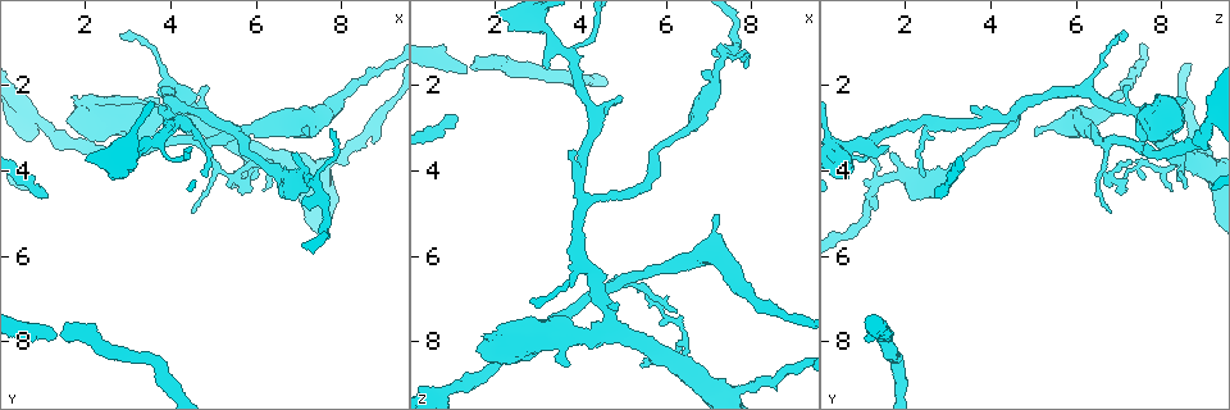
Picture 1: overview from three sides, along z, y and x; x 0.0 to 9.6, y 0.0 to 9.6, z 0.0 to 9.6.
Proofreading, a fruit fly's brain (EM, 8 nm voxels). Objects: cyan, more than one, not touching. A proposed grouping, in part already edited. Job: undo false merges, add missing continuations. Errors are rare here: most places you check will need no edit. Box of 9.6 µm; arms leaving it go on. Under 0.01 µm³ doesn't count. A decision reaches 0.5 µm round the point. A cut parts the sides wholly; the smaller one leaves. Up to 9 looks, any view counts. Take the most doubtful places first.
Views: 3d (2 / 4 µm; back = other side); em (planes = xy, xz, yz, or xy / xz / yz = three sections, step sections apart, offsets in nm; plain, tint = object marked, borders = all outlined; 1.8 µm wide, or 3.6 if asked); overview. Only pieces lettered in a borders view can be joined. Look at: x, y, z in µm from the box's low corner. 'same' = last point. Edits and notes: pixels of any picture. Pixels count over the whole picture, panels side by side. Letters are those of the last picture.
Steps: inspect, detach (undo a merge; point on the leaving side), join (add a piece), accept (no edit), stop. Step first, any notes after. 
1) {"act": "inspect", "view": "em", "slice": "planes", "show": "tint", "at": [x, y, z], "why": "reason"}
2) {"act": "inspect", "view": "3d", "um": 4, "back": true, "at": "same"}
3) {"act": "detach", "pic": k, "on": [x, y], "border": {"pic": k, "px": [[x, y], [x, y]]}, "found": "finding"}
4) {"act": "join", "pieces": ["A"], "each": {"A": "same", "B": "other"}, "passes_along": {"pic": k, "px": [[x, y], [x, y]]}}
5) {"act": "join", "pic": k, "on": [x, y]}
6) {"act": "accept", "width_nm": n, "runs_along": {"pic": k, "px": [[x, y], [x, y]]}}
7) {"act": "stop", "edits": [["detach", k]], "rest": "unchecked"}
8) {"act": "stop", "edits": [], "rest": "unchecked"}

{"act": "inspect", "view": "em", "slice": "planes", "show": "borders", "at": [1.00, 4.65, 2.65], "why": "end of a long branch"}

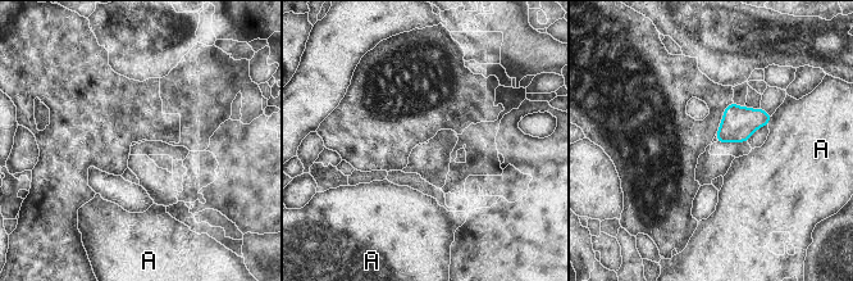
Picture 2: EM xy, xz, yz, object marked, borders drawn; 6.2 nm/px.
{"act": "accept", "each": {"A": "other"}, "border": {"pic": 2, "px": [[772, 116], [767, 125]]}, "found": "no lettered piece goes on from it"}

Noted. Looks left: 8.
{"act": "inspect", "view": "3d", "um": 4, "at": [3.85, 2.50, 3.50], "why": "free end"}

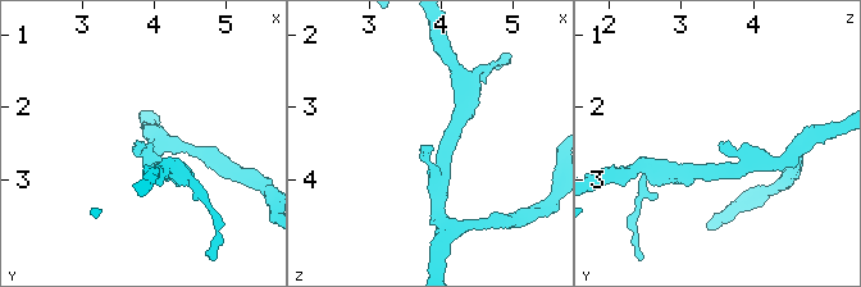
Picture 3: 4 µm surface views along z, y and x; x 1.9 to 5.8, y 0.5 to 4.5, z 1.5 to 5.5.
{"act": "inspect", "view": "em", "slice": "planes", "show": "borders", "at": [3.85, 2.45, 3.55], "why": "shape alone is not enough"}

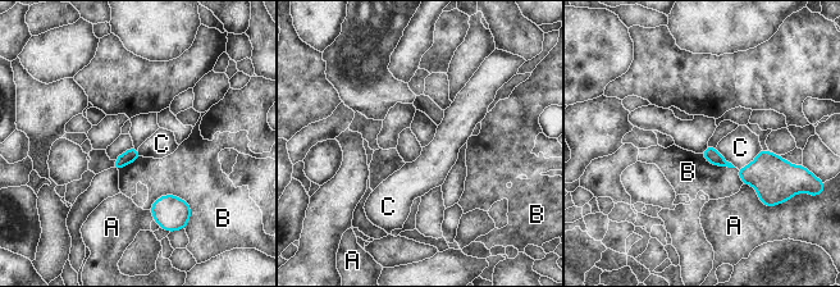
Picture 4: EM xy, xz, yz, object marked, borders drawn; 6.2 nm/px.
{"act": "accept", "each": {"A": "other", "B": "other", "C": "other"}, "found": "none of them fits"}

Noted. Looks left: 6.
{"act": "inspect", "view": "em", "slice": "yz", "step": 4, "show": "borders", "at": [4.45, 5.05, 6.75], "why": "free end"}

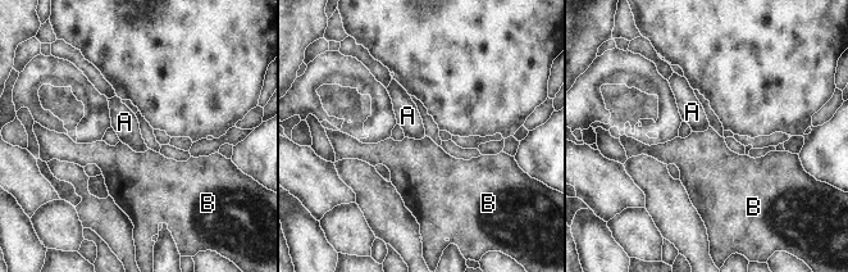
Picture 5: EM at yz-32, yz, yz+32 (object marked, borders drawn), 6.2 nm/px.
{"act": "inspect", "view": "em", "slice": "planes", "show": "borders", "at": "same", "why": "another direction"}

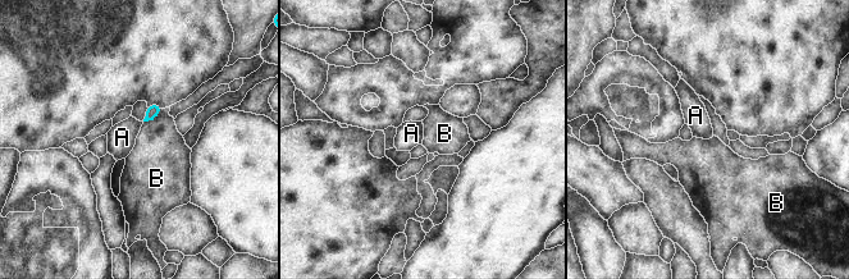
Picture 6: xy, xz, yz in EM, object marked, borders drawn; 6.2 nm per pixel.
{"act": "accept", "each": {"A": "other", "B": "other"}, "border": {"pic": 6, "px": [[161, 109], [153, 119], [144, 122]]}, "found": "no lettered piece goes on from it"}

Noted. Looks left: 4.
{"act": "inspect", "view": "em", "slice": "xy", "step": 8, "show": "borders", "at": [3.75, 2.35, 8.60], "why": "free end"}

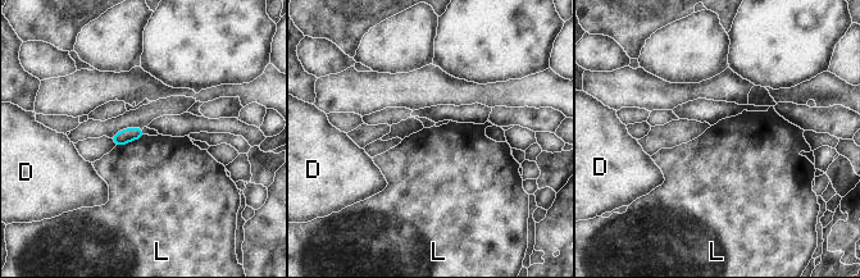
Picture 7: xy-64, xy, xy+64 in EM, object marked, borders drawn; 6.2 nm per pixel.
{"act": "inspect", "view": "em", "slice": "planes", "show": "borders", "at": "same", "why": "another direction"}

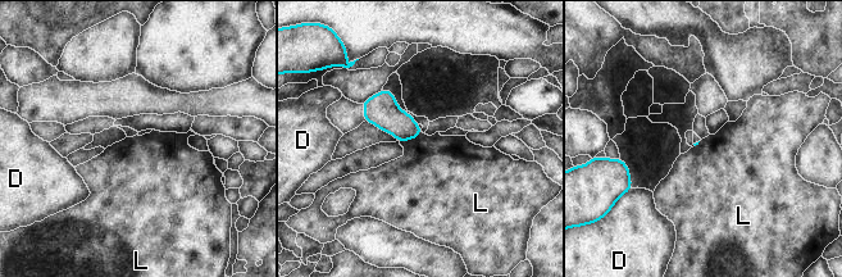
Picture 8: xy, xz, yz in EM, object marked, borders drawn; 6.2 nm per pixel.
{"act": "accept", "each": {"D": "other", "L": "other"}, "border": {"pic": 8, "px": [[422, 132], [400, 142]]}, "found": "no lettered piece goes on from it"}

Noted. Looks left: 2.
{"act": "stop", "edits": [], "rest": "unchecked"}

